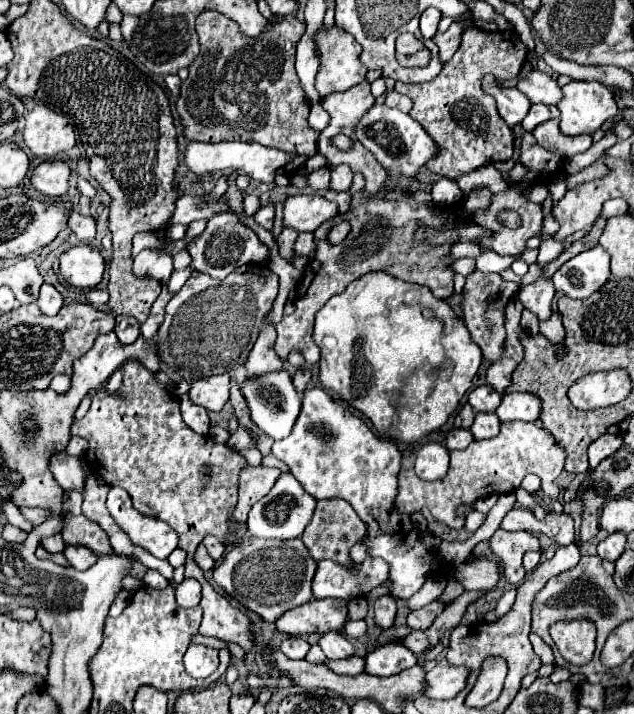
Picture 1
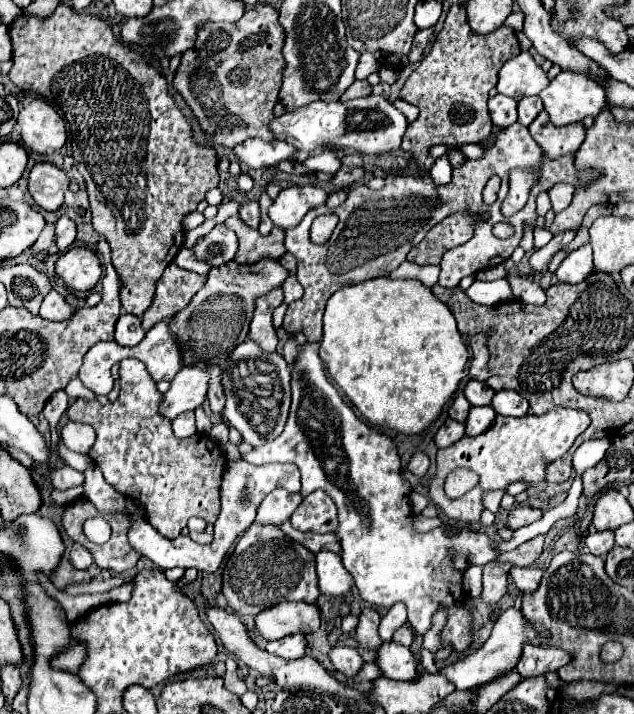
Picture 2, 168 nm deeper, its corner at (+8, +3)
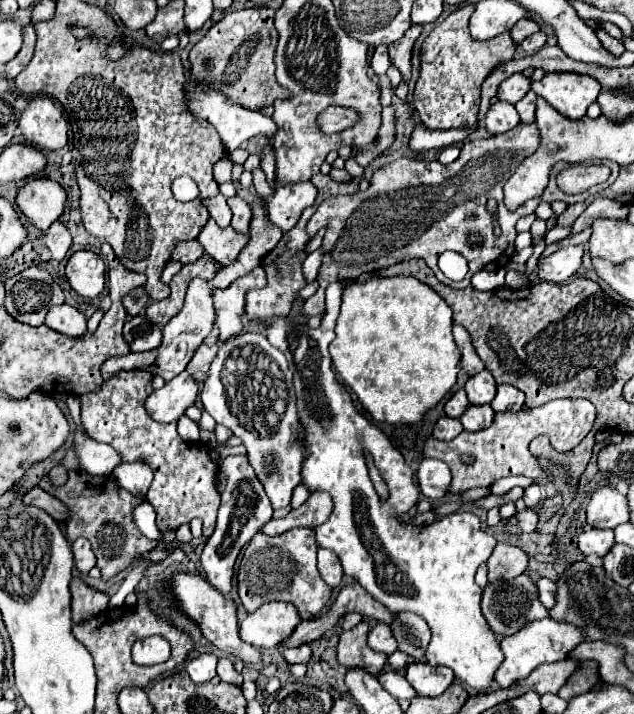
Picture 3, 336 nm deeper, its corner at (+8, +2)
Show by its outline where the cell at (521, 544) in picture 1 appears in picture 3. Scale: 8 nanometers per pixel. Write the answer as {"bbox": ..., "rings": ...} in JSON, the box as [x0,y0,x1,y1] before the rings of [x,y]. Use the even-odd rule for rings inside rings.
{"bbox":[536,577,556,609],"rings":[[[540,577],[540,579],[536,581],[536,587],[538,587],[538,599],[540,599],[540,603],[542,603],[546,609],[548,609],[548,607],[552,607],[552,605],[554,605],[556,585],[554,585],[550,579]]]}

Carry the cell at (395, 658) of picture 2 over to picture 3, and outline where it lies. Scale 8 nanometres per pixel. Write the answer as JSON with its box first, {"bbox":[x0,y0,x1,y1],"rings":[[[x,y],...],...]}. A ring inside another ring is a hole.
{"bbox":[406,663,454,697],"rings":[[[428,663],[406,665],[406,681],[418,695],[436,697],[454,681],[454,673],[448,667],[432,667]]]}

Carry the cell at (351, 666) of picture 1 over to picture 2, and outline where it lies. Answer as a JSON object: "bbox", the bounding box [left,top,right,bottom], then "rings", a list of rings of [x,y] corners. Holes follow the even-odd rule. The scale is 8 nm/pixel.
{"bbox":[354,658,382,682],"rings":[[[370,658],[370,662],[364,662],[360,674],[358,674],[354,680],[356,680],[356,682],[362,682],[362,680],[376,680],[376,678],[380,678],[380,676],[382,676],[382,674],[380,674],[380,668],[376,668],[376,660]]]}

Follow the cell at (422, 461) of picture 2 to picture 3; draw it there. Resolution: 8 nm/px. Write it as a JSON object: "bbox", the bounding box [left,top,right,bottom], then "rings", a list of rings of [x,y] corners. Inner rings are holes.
{"bbox":[416,459,452,499],"rings":[[[422,459],[416,477],[420,483],[420,491],[428,499],[438,499],[446,495],[450,479],[452,479],[448,465],[438,459]]]}

